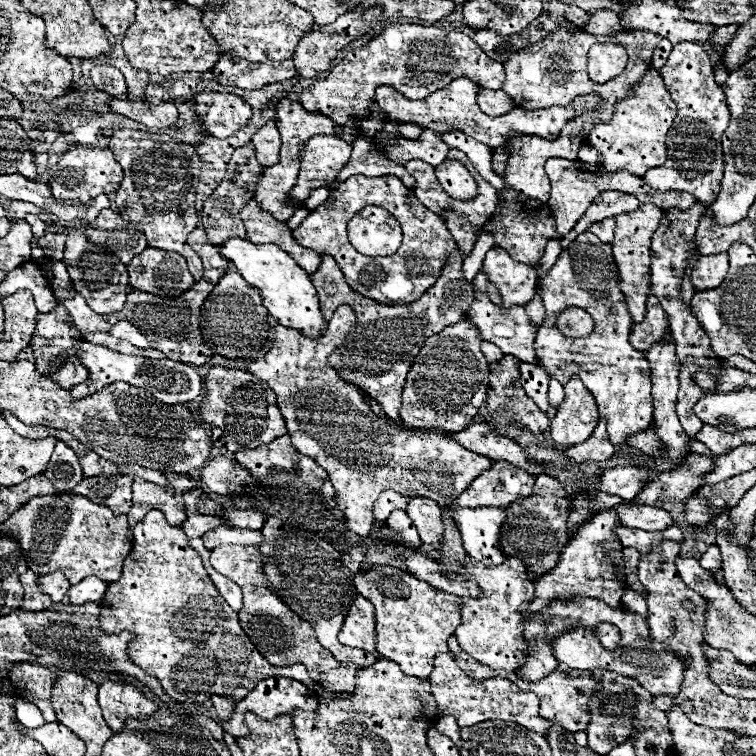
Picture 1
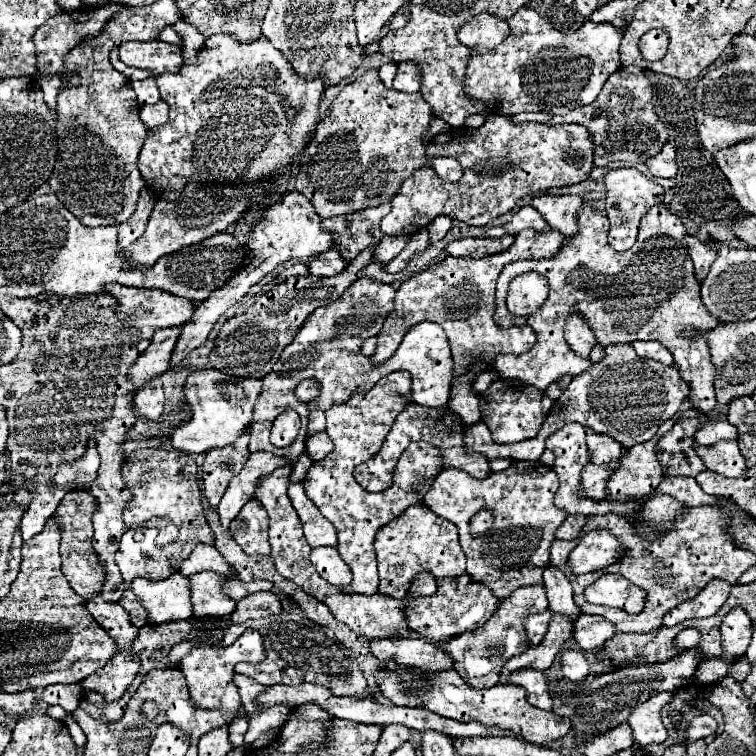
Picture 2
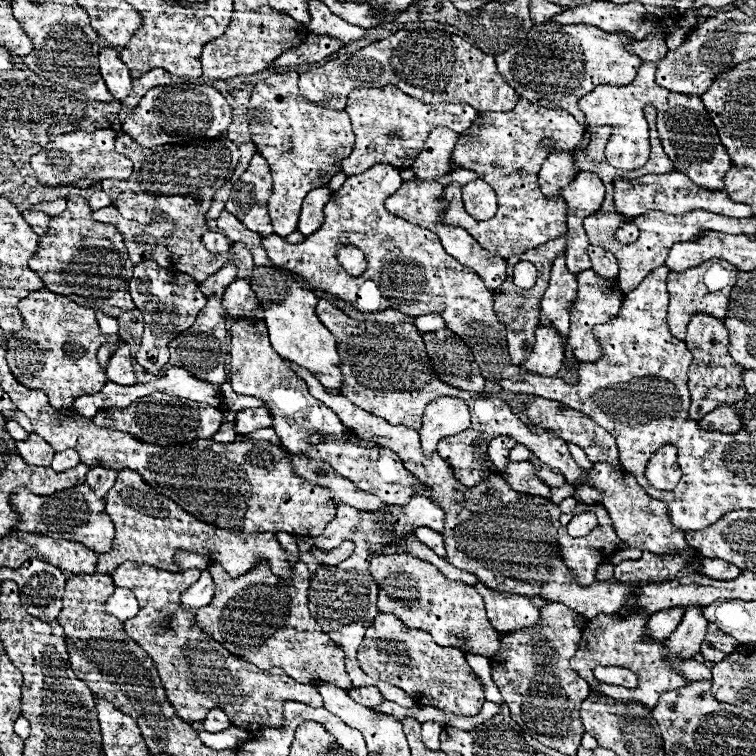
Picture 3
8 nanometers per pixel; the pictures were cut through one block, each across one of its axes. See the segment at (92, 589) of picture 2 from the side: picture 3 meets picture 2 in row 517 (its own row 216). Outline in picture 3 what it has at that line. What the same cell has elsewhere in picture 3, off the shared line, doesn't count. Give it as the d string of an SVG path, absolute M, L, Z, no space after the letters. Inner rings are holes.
M68 196L68 208L50 220L50 228L38 244L40 248L34 260L30 260L30 268L38 272L50 292L66 294L76 304L114 318L136 308L126 288L134 264L128 258L122 234L112 224L92 220L92 210L86 198Z

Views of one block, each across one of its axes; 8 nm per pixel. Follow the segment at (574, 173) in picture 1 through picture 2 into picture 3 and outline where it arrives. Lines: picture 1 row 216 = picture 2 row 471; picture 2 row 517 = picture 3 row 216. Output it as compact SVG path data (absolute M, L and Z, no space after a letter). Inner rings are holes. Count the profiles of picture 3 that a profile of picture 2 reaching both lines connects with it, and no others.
M670 172L670 174L646 174L636 180L628 178L616 178L614 180L614 210L626 218L642 216L650 210L660 210L666 214L686 214L690 210L706 210L730 218L750 218L752 212L746 204L732 202L724 190L720 192L706 192L704 188L698 188L688 176L682 176L682 172Z

